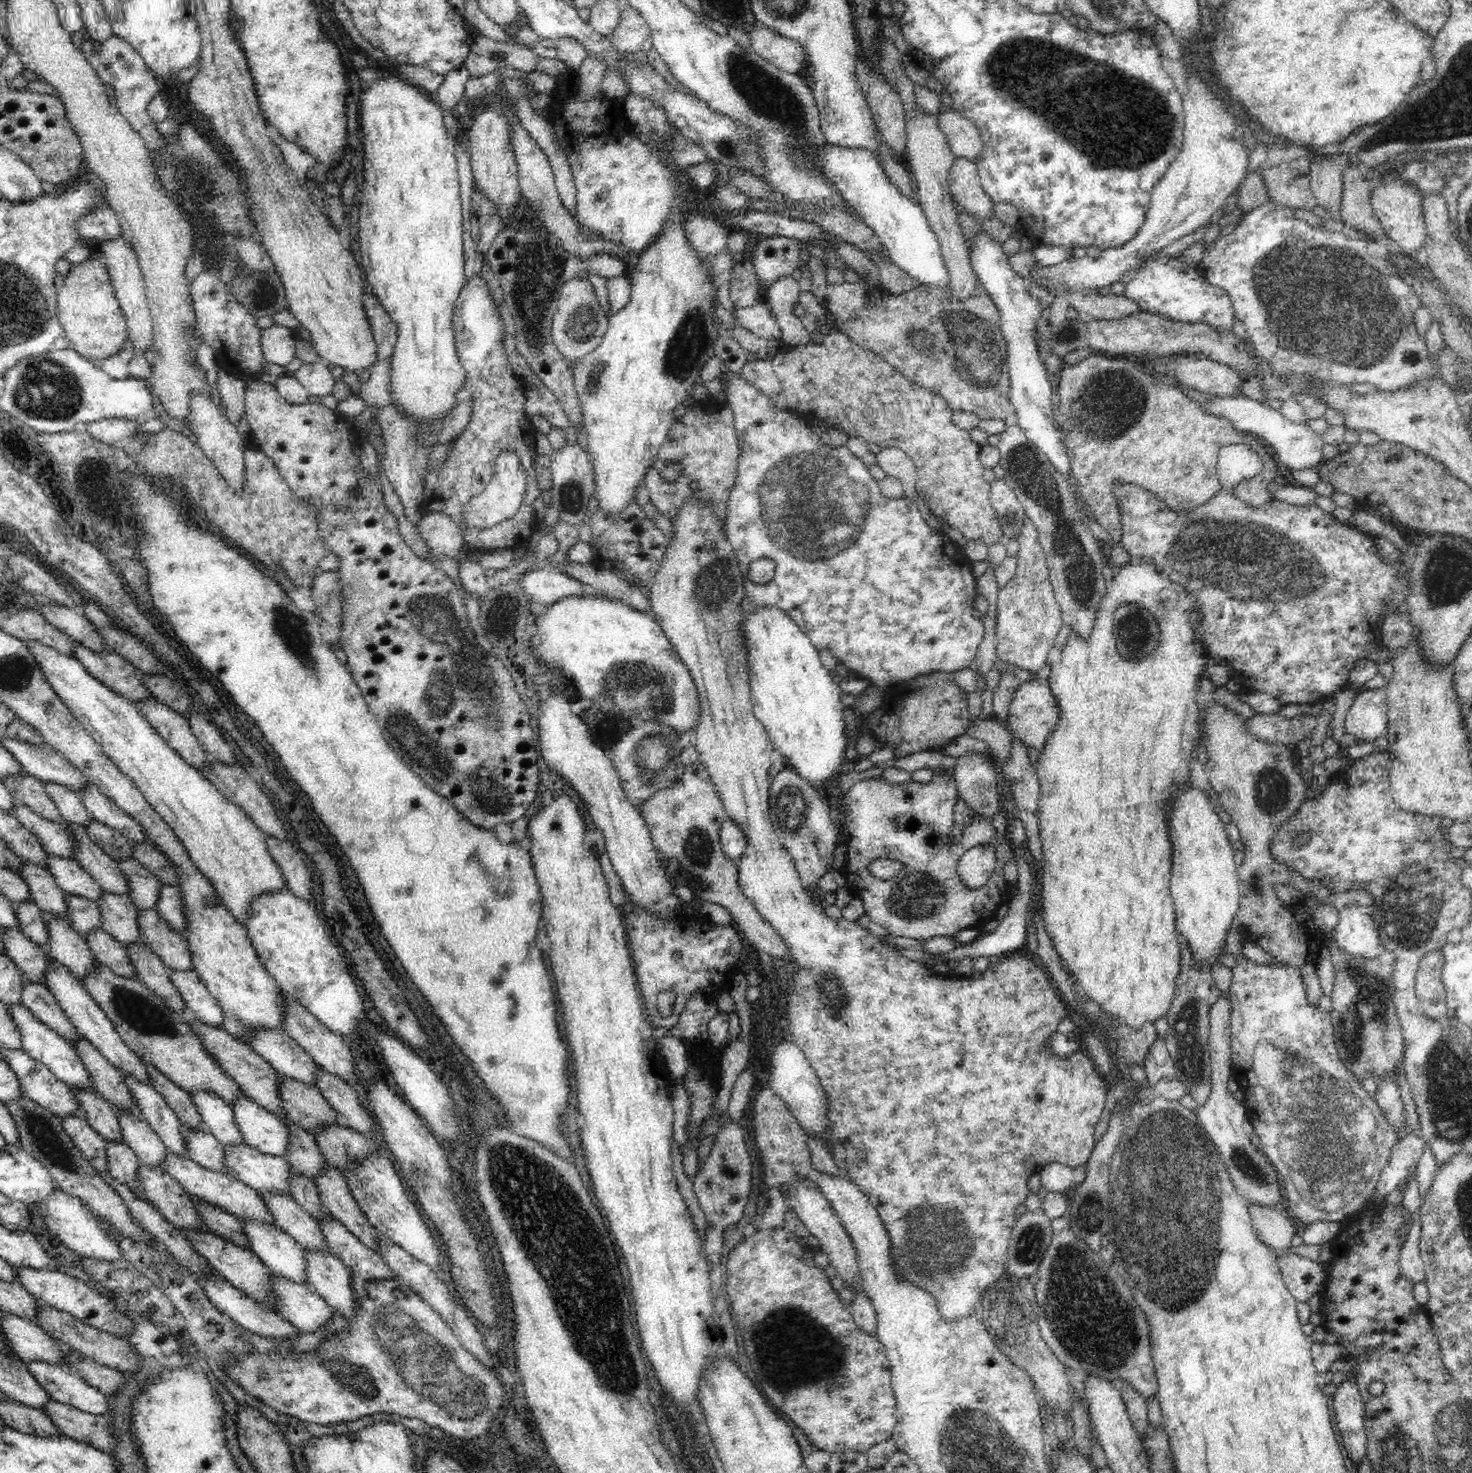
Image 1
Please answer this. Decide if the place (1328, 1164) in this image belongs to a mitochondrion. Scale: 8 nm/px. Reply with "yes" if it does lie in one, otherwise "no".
yes

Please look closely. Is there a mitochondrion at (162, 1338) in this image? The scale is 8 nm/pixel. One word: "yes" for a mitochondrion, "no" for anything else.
no

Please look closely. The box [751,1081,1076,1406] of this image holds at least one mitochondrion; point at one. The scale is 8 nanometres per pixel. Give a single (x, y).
(938, 1243)

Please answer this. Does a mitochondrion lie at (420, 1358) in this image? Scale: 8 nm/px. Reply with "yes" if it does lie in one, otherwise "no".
yes

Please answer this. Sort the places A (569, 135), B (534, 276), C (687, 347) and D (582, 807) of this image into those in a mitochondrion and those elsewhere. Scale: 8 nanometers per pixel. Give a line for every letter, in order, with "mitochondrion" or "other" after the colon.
A: other
B: mitochondrion
C: mitochondrion
D: other

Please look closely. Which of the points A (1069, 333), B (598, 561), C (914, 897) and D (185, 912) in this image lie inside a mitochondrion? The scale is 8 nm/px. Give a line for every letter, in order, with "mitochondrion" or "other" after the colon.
A: mitochondrion
B: other
C: mitochondrion
D: other

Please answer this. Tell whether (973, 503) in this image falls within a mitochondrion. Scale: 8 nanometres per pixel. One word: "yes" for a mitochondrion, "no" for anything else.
no

